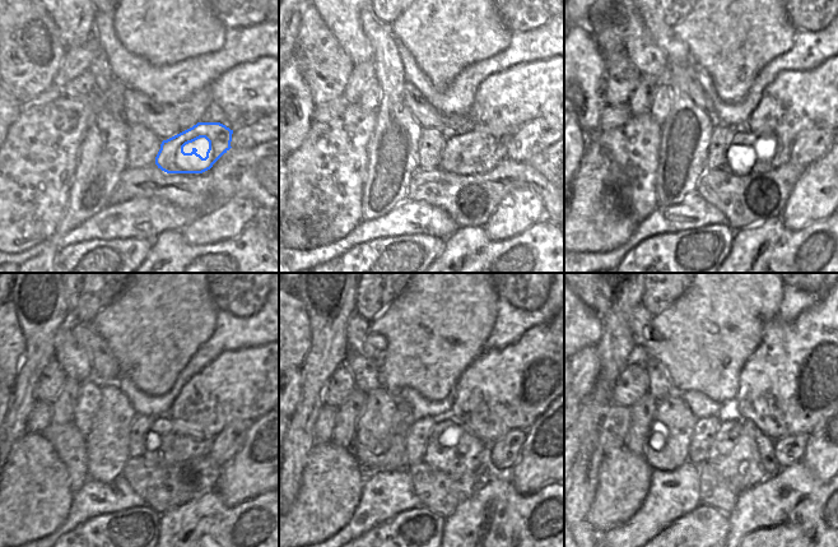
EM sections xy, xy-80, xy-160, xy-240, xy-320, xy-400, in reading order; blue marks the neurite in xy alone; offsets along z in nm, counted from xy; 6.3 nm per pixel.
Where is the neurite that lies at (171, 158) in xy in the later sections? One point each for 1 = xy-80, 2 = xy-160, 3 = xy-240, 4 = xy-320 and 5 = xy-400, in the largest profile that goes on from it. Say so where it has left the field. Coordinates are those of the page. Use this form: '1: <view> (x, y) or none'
1: xy-80 (493, 152)
2: xy-160 (777, 153)
3: xy-240 (170, 441)
4: xy-320 (451, 449)
5: xy-400 (734, 454)

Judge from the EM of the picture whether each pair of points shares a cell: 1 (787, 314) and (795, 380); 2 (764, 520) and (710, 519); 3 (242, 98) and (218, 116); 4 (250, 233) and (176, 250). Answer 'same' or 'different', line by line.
1: different
2: different
3: different
4: same

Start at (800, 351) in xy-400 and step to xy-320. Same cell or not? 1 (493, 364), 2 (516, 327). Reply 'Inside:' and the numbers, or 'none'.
Inside: 1

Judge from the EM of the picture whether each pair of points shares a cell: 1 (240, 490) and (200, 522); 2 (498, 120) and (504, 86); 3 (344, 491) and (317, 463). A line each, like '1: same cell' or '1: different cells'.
1: different cells
2: same cell
3: same cell

